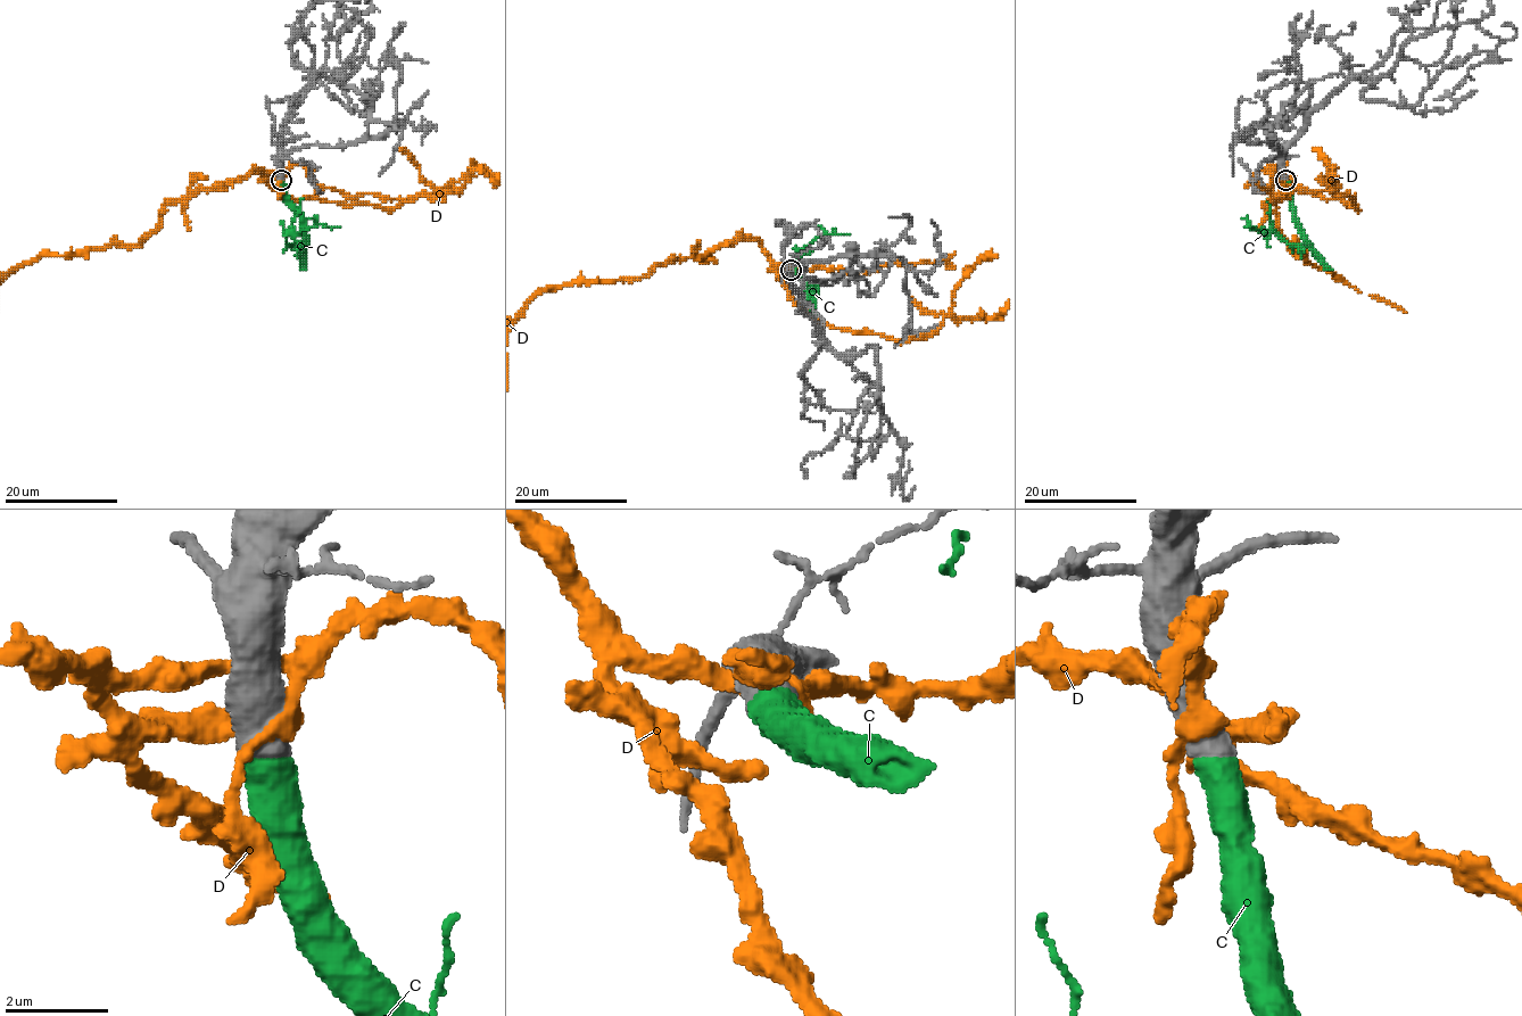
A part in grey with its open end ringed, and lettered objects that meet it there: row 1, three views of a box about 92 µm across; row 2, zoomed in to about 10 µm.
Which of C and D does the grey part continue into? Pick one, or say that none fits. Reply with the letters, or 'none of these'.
C

